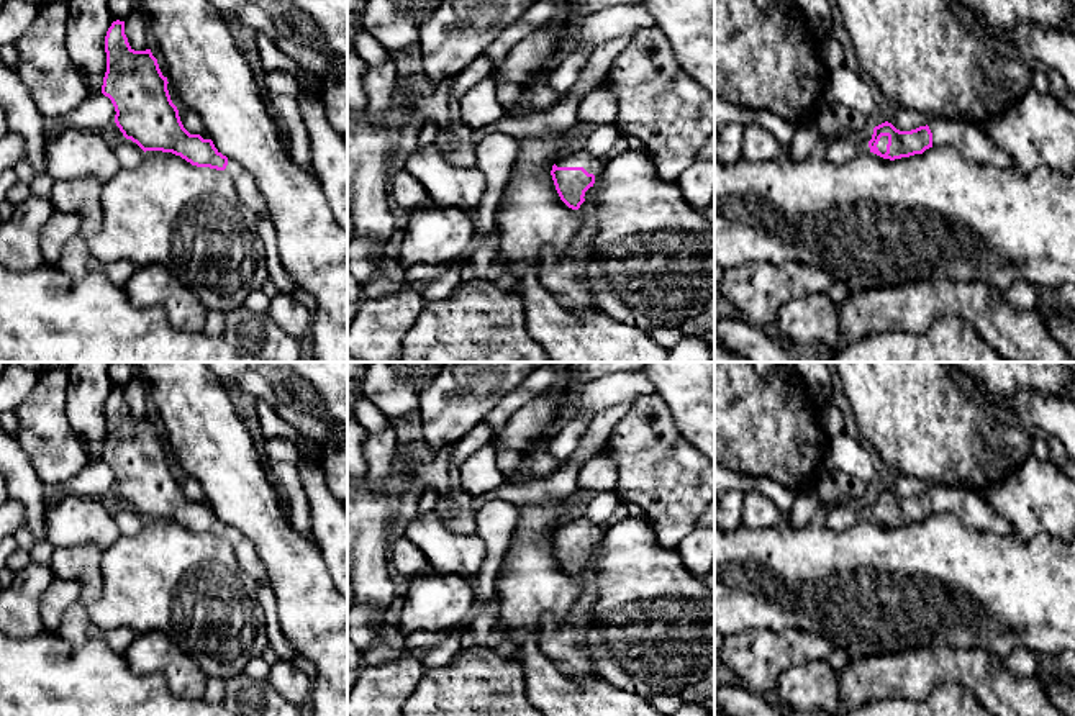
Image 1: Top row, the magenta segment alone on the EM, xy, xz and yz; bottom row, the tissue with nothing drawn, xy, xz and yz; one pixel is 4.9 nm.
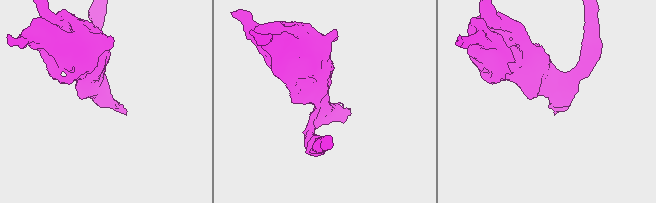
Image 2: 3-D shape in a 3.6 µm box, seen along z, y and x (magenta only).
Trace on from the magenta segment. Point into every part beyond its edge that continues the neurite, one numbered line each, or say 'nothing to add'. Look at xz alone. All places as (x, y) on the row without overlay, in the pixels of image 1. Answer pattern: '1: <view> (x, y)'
1: xz (582, 525)

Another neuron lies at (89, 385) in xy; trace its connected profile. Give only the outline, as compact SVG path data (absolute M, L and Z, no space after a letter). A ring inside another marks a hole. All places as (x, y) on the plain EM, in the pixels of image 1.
M72 362L67 367L66 416L88 452L88 464L102 460L107 439L105 403L113 390L111 362Z

